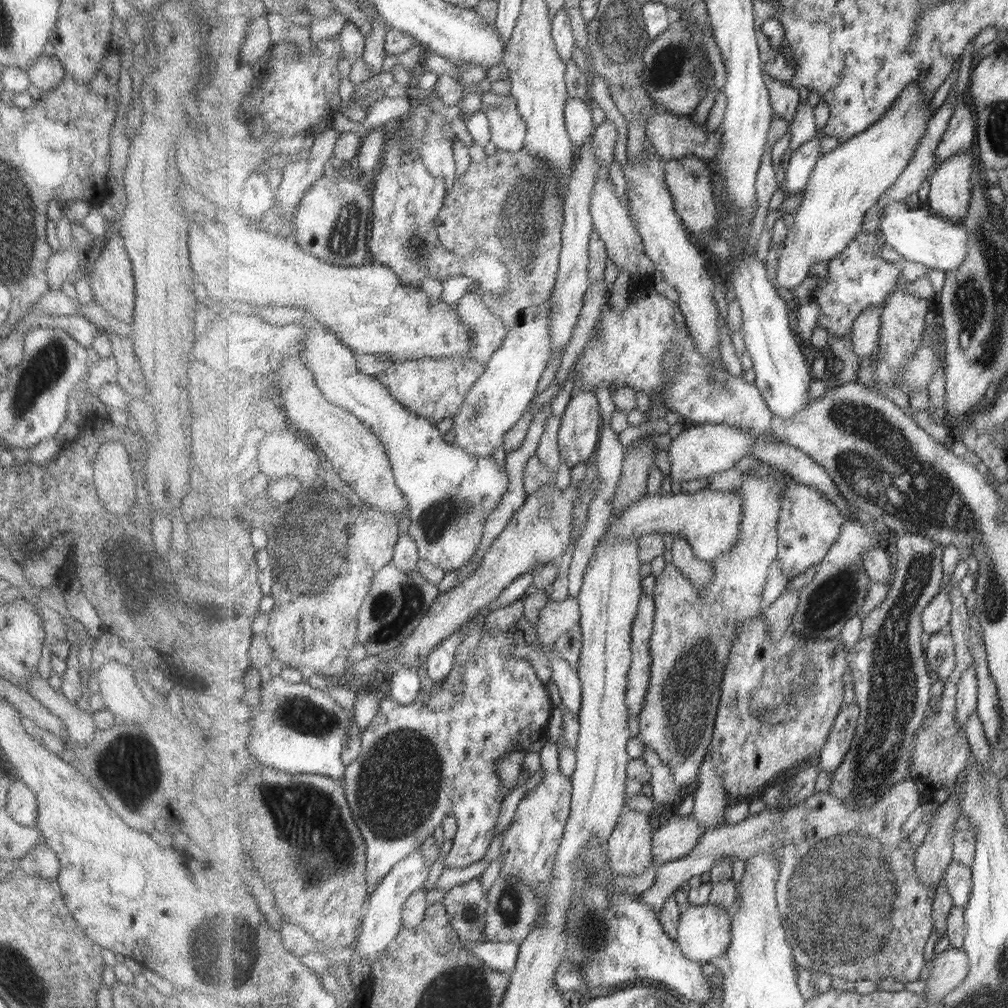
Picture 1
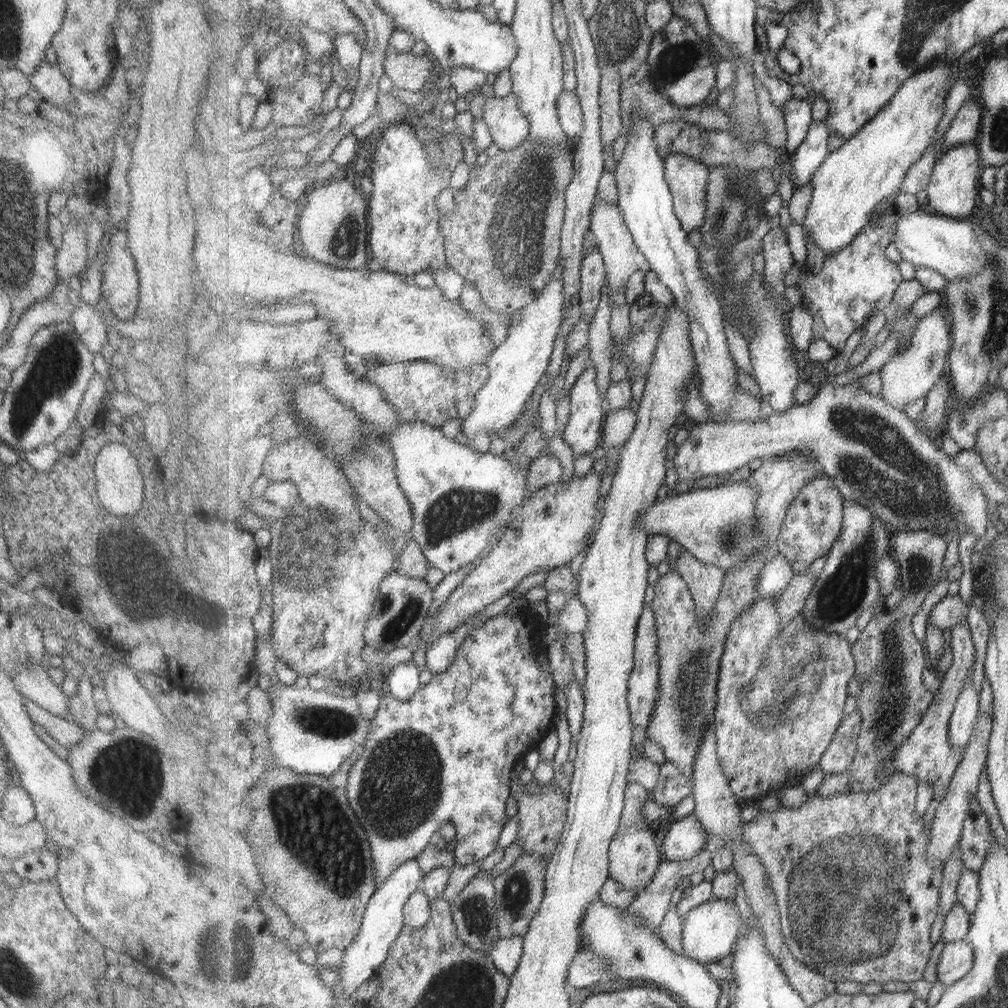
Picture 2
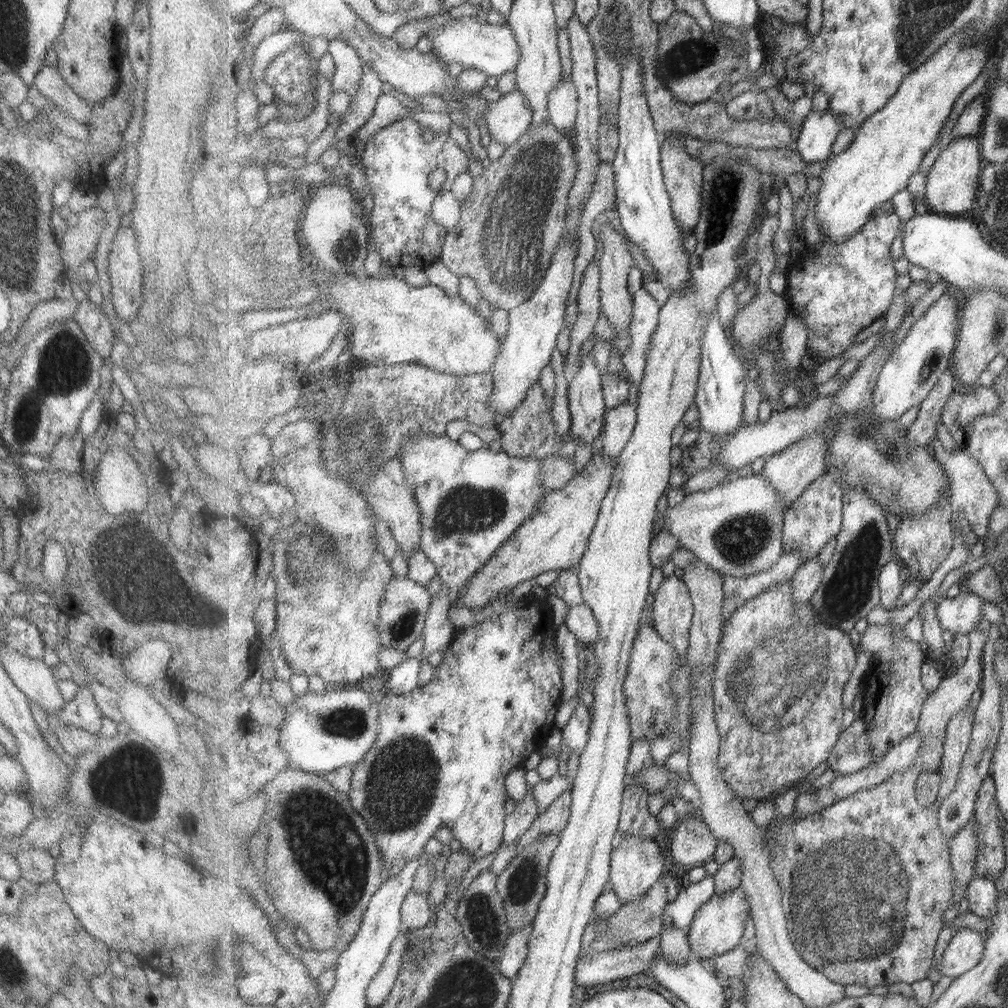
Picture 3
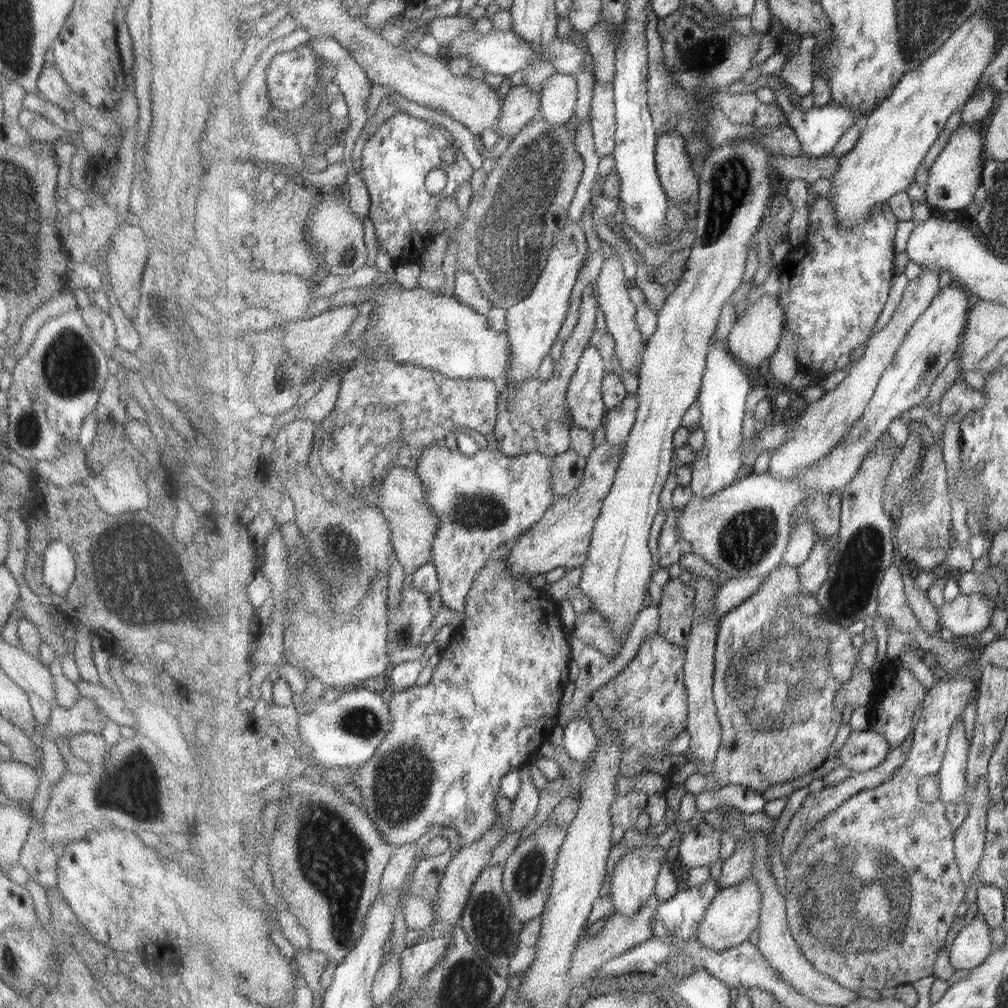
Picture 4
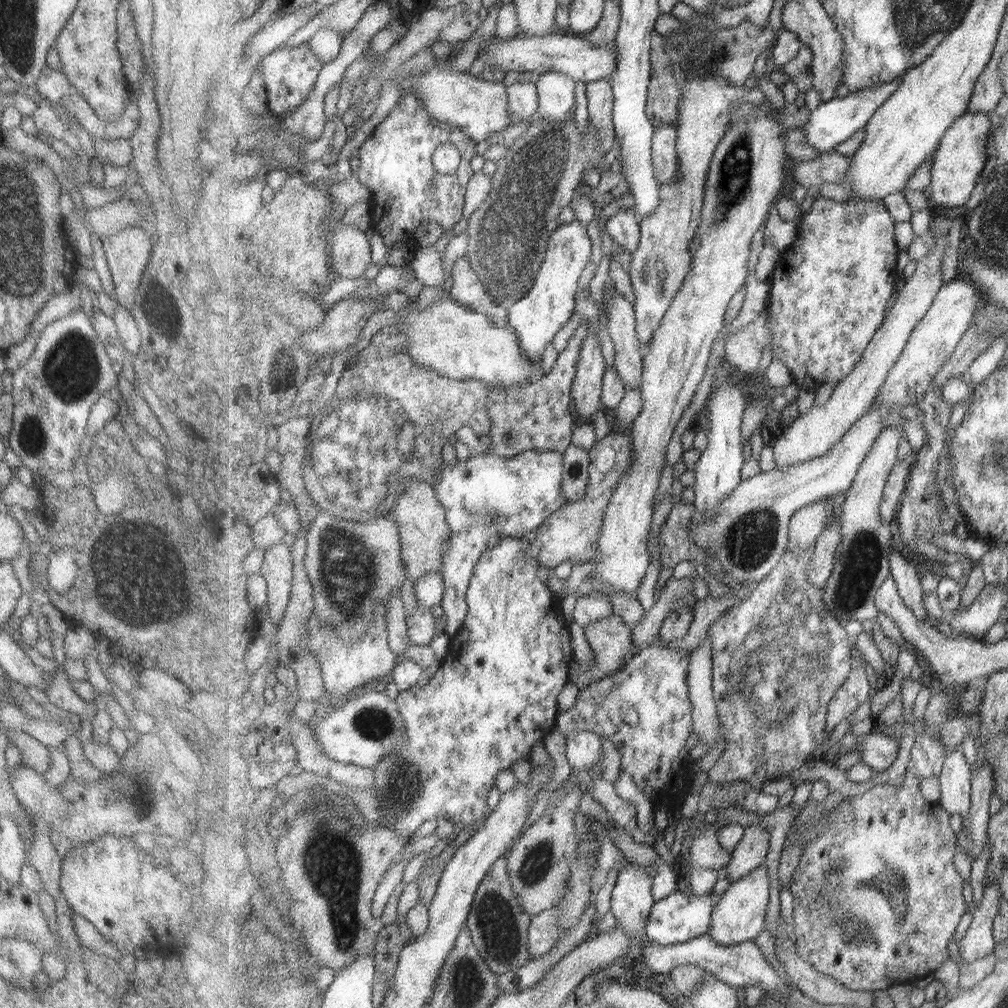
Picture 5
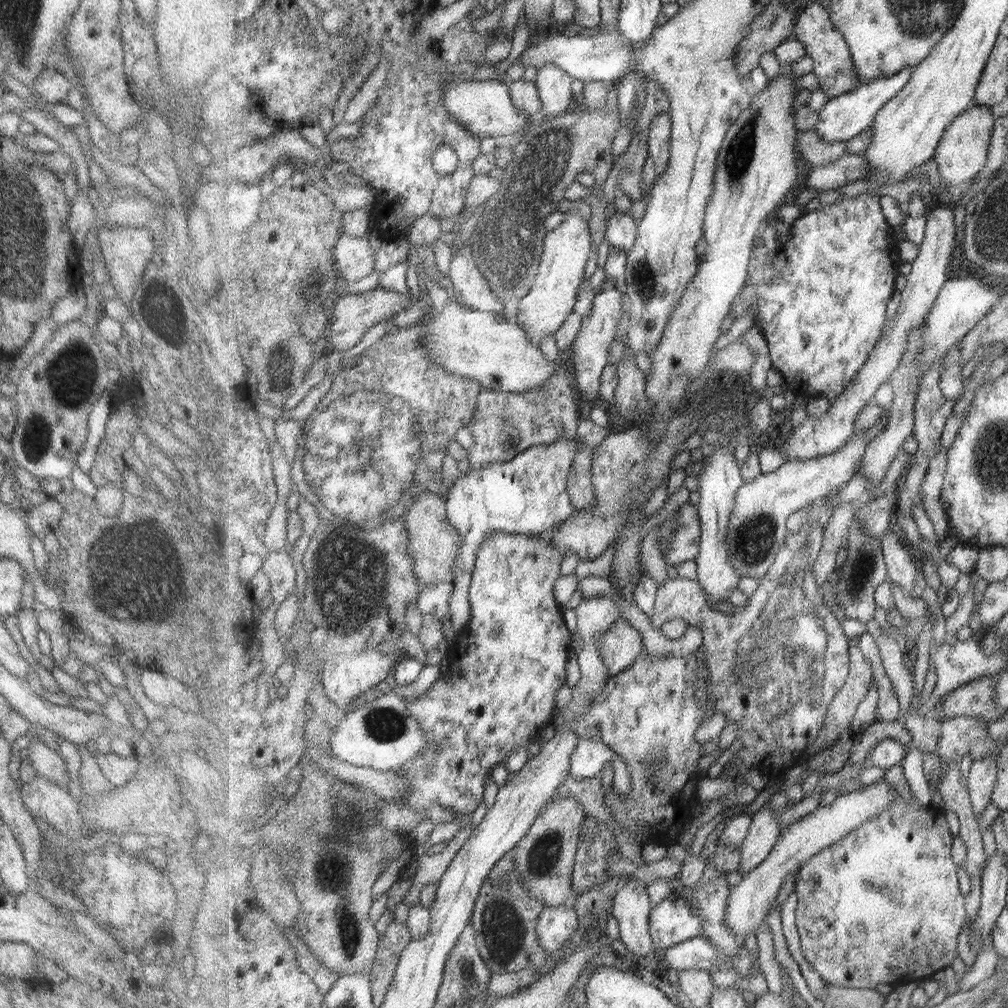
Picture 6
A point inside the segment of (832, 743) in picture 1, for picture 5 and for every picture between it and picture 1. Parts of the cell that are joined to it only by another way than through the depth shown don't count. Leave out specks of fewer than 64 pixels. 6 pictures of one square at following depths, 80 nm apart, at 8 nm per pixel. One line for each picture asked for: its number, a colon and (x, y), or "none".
2: (841, 753)
3: (852, 754)
4: (865, 750)
5: (878, 752)

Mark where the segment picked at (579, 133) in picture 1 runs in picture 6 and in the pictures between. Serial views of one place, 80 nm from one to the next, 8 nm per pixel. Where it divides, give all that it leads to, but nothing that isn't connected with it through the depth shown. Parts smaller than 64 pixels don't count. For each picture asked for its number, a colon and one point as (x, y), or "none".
2: (571, 116)
3: (563, 104)
4: (558, 99)
5: (557, 92)
6: (554, 85)

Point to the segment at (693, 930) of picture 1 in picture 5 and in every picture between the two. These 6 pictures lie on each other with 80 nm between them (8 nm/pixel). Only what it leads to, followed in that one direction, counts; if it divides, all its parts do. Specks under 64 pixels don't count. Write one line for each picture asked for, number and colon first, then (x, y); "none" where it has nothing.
2: (711, 931)
3: (718, 928)
4: (735, 914)
5: (739, 915)

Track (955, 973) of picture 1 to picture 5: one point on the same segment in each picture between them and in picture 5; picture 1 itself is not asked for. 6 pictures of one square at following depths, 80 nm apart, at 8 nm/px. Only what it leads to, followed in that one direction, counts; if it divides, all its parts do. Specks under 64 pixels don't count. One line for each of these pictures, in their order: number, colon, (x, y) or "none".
2: (957, 959)
3: (966, 949)
4: (973, 945)
5: (979, 941)

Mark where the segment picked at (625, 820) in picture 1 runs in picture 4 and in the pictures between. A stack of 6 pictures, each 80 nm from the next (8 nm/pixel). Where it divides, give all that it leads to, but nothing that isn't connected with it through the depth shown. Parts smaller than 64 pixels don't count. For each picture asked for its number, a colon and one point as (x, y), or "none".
2: (635, 858)
3: (638, 862)
4: (635, 876)

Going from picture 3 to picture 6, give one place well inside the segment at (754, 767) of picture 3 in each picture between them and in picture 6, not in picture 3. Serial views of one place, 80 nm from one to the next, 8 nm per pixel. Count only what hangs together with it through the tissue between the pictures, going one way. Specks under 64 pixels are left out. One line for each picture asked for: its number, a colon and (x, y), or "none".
4: (778, 717)
5: (780, 656)
6: (776, 664)

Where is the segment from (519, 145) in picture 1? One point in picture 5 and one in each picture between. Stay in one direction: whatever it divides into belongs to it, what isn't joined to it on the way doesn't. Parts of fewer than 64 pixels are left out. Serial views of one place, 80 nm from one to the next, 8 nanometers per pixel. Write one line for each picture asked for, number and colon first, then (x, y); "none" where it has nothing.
2: (509, 127)
3: (508, 118)
4: (521, 105)
5: (524, 101)

